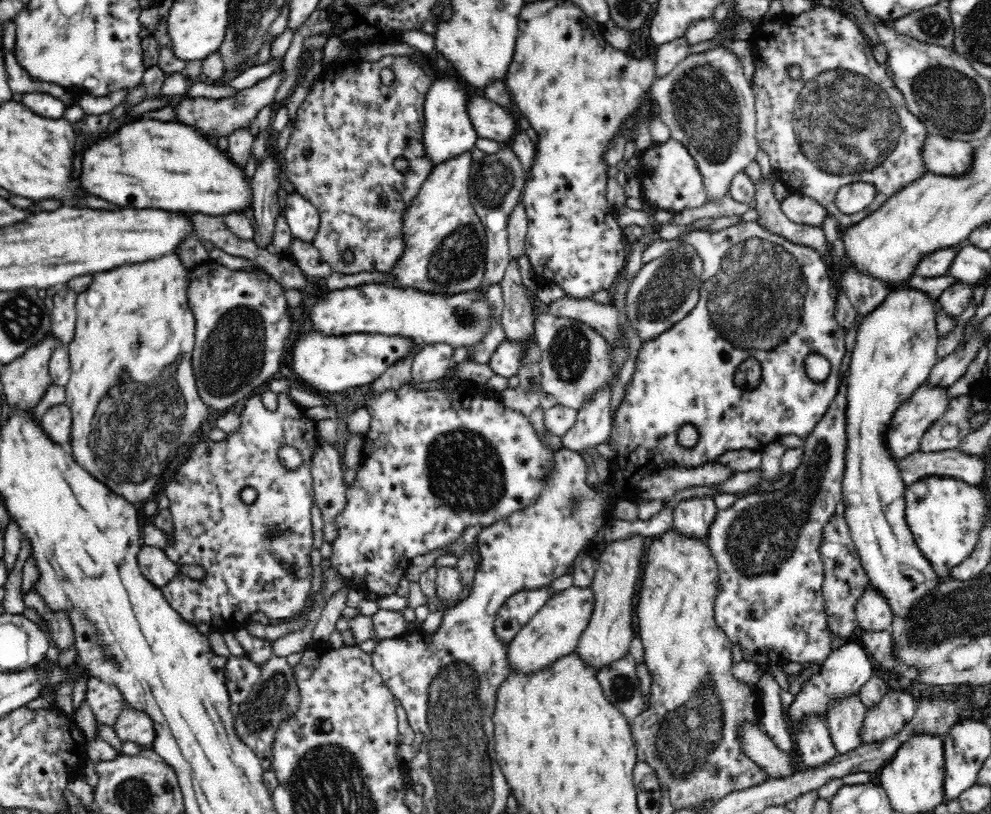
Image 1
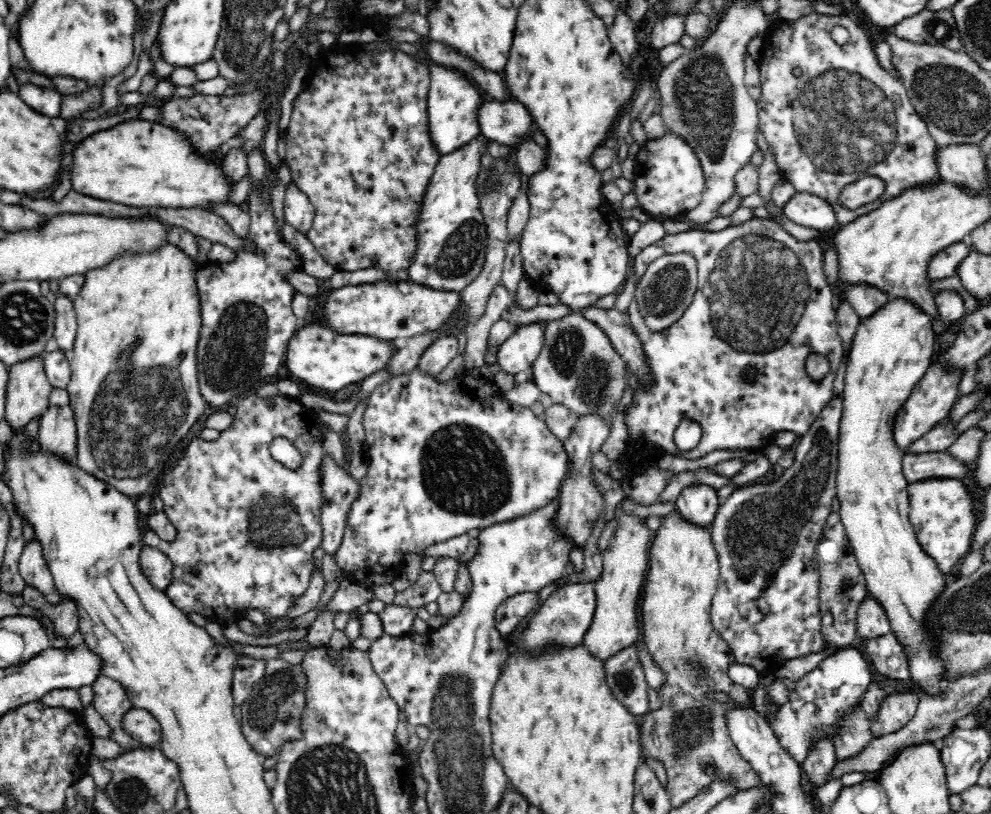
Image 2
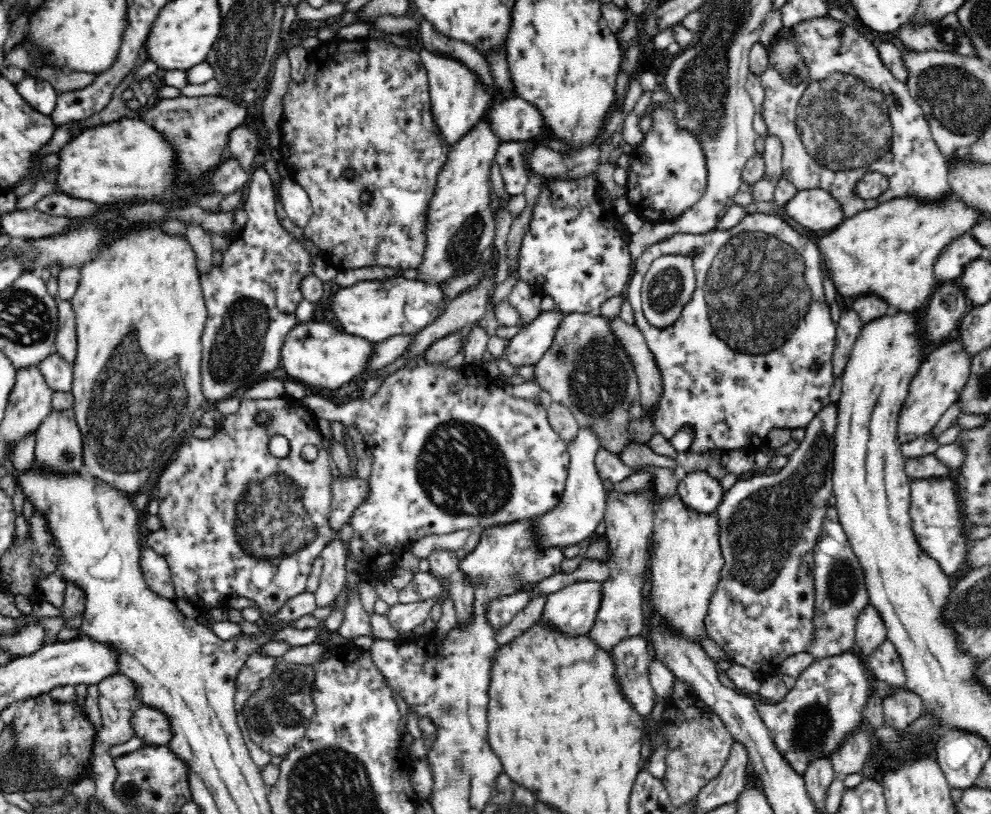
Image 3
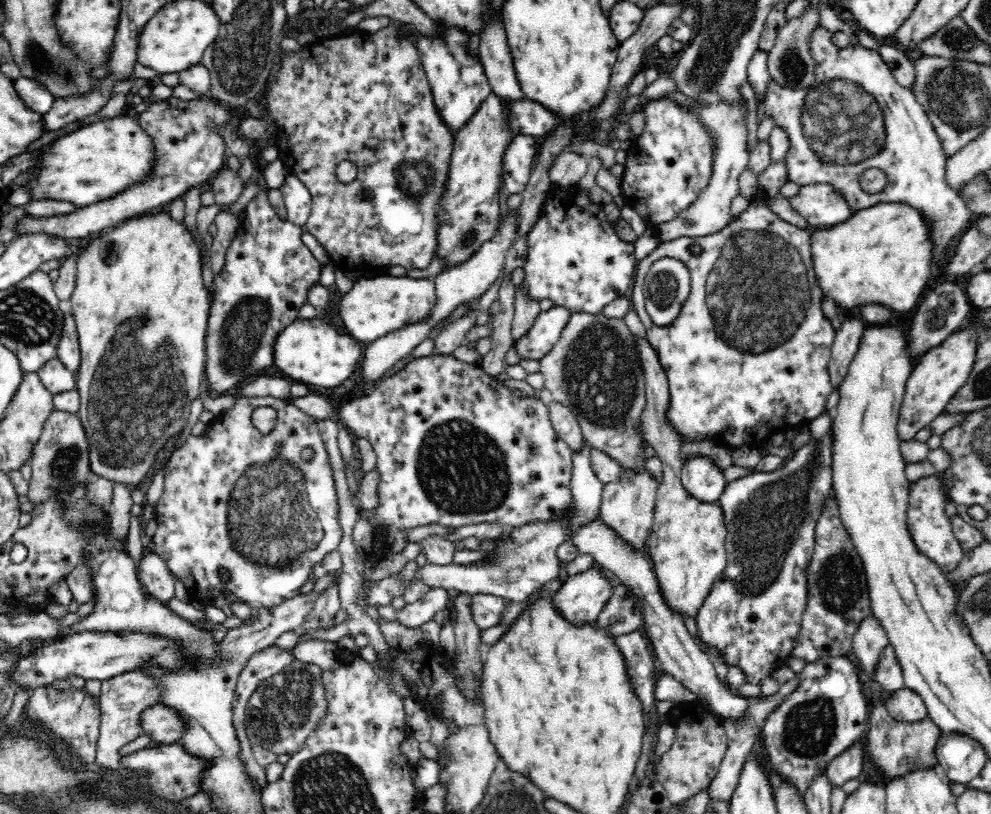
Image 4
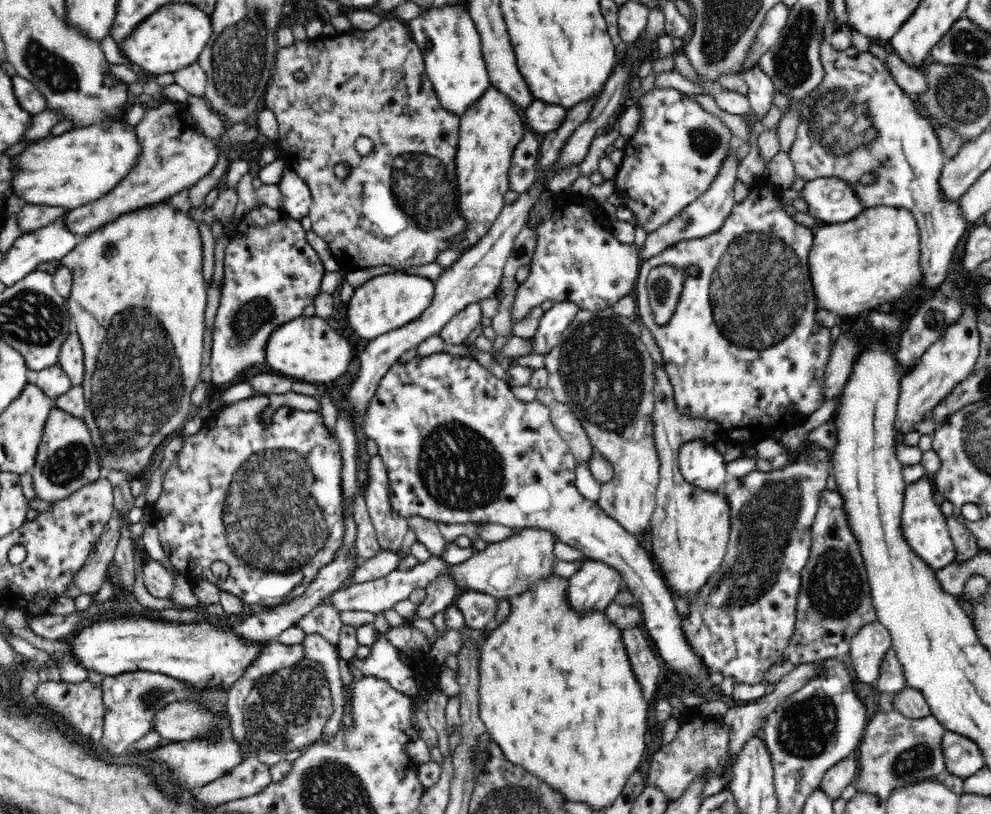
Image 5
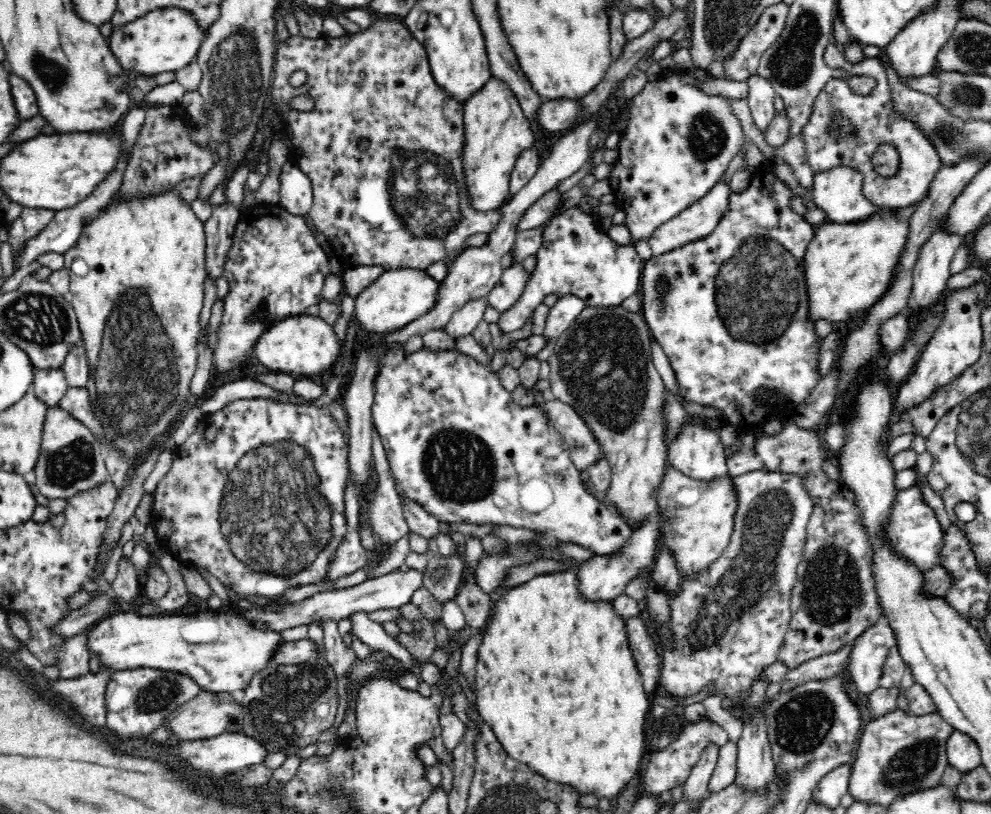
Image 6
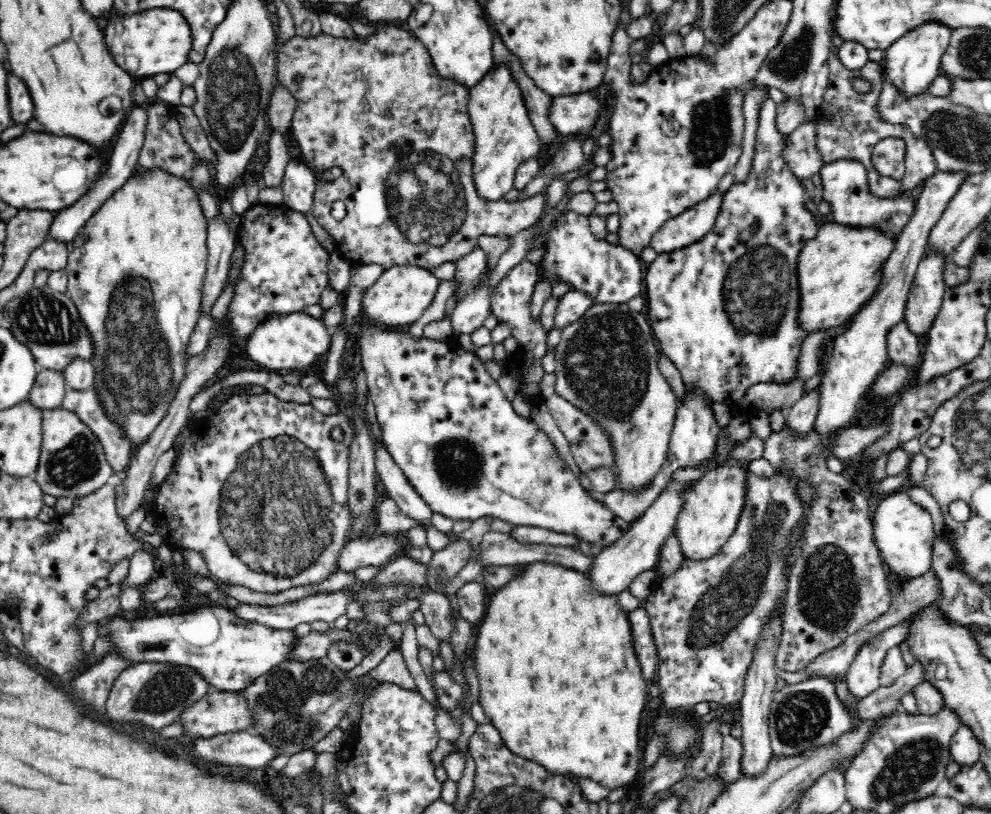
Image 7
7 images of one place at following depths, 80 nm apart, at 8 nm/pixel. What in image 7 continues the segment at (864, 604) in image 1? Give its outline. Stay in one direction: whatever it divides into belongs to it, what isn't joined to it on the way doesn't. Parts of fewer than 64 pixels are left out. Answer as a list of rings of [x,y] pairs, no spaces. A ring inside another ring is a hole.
[[[900,623],[872,636],[858,648],[850,668],[845,672],[848,688],[854,696],[865,697],[881,687],[879,680],[885,654],[902,643],[904,634],[906,626]]]

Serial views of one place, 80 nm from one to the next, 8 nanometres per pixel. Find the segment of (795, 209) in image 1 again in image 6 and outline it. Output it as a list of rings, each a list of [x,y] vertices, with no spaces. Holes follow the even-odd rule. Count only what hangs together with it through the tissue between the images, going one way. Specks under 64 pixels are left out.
[[[836,167],[814,175],[812,186],[808,188],[808,191],[816,208],[824,212],[825,220],[838,224],[858,222],[858,220],[868,218],[872,212],[882,210],[882,207],[872,205],[862,195],[863,178],[864,175],[860,171],[856,171],[856,169],[850,167]]]

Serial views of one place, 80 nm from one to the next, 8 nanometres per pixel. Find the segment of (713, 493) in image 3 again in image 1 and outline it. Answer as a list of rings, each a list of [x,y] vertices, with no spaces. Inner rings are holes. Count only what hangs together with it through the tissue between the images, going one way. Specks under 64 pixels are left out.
[[[712,498],[682,501],[676,506],[672,530],[685,538],[706,542],[718,512]]]

